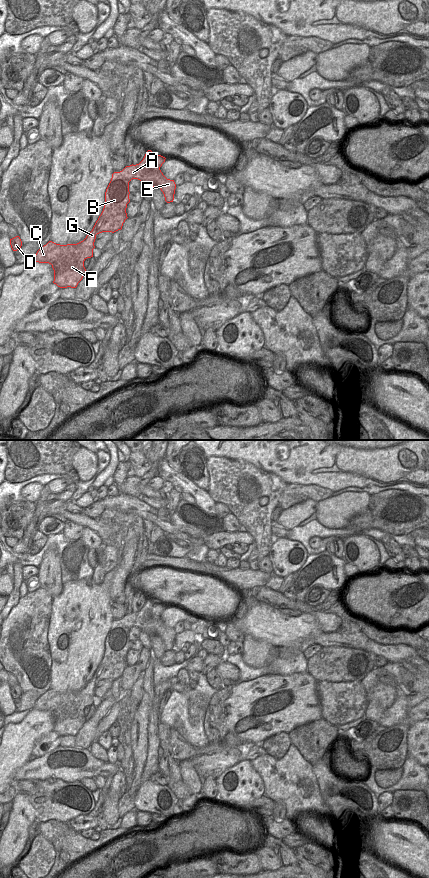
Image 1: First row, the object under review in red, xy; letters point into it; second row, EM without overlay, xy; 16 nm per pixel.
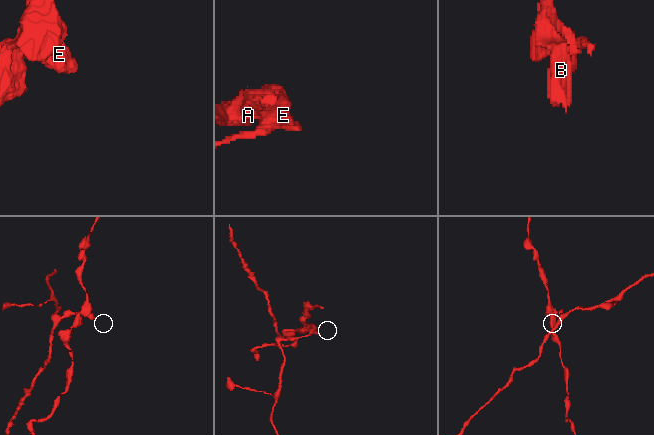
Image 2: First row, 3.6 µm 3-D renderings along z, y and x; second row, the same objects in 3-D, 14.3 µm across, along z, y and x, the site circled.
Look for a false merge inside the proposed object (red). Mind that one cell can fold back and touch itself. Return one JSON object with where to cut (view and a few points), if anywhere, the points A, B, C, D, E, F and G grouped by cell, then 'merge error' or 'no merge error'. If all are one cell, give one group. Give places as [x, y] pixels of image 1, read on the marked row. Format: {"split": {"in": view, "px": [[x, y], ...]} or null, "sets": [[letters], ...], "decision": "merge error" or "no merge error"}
{"split": {"in": "xy", "px": [[159, 167], [154, 167], [142, 183]]}, "sets": [["A", "B", "C", "F", "G"], ["D", "E"]], "decision": "merge error"}

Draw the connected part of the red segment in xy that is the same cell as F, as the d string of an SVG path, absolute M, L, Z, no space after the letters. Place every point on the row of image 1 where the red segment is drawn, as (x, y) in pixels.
M148 150L139 164L132 164L120 172L114 172L105 192L103 211L86 238L77 244L67 245L49 241L37 251L33 261L52 265L54 284L60 288L77 287L87 273L84 261L93 257L96 235L121 230L123 223L128 218L126 208L130 202L129 182L132 179L138 179L144 183L152 169L160 168L165 159Z

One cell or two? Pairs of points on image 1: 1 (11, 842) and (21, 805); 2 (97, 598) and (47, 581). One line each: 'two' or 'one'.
1: one
2: two

